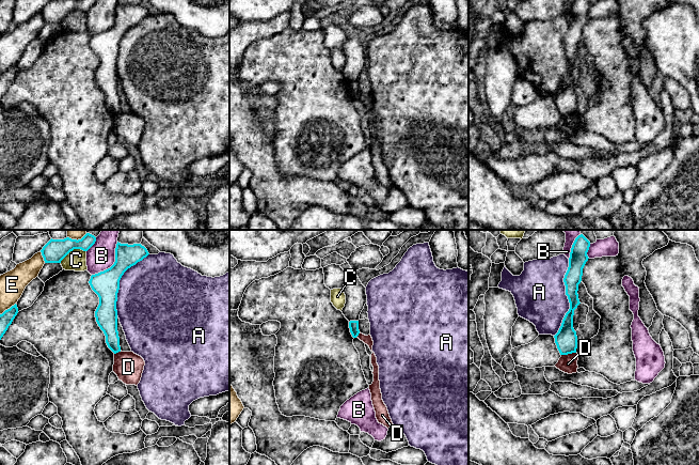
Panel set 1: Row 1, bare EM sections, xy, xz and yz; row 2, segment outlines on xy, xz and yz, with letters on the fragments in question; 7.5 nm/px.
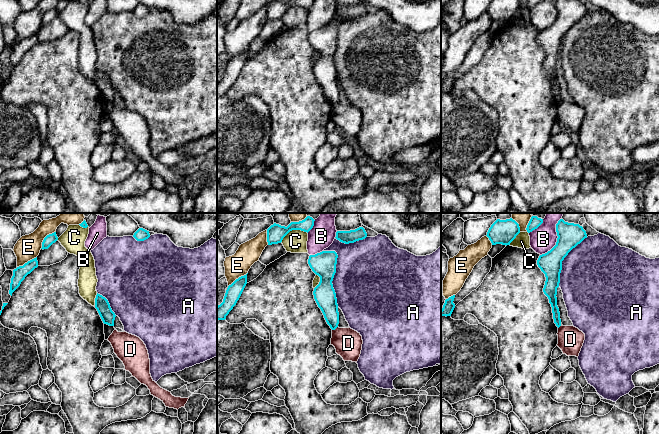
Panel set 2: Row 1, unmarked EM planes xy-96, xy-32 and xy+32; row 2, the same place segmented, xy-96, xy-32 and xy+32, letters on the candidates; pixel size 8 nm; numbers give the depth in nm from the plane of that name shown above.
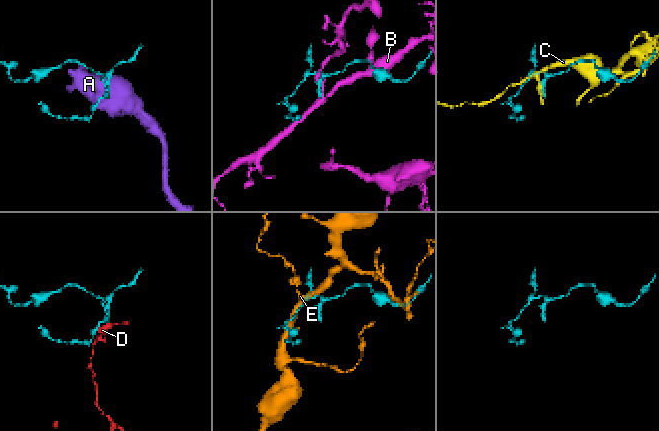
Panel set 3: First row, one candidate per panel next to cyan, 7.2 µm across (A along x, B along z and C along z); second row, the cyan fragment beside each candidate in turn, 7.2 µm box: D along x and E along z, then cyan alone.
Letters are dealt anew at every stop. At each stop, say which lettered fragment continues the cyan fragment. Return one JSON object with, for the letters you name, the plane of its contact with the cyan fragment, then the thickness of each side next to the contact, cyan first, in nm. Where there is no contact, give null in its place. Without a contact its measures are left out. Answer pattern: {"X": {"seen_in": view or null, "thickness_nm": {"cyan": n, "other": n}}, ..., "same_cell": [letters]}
{"same_cell": []}

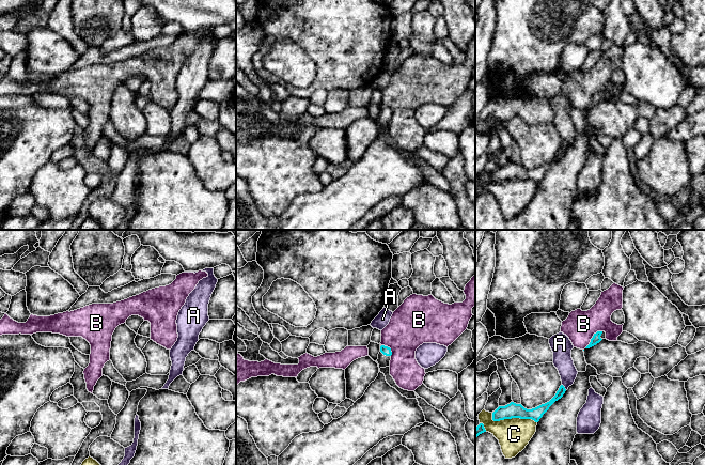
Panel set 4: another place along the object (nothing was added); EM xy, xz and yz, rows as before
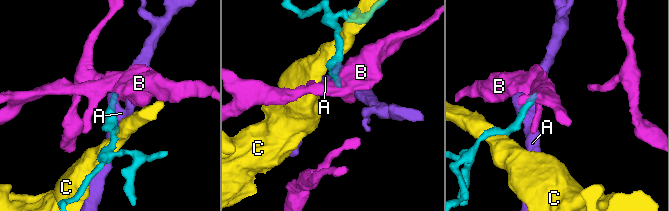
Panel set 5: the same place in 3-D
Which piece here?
{"same_cell": []}

